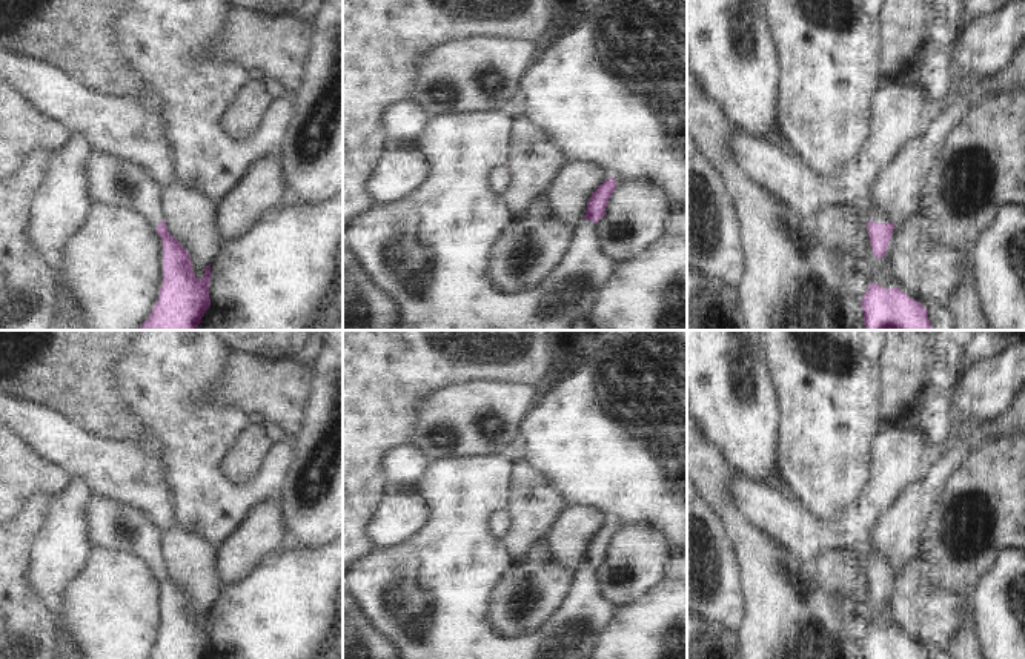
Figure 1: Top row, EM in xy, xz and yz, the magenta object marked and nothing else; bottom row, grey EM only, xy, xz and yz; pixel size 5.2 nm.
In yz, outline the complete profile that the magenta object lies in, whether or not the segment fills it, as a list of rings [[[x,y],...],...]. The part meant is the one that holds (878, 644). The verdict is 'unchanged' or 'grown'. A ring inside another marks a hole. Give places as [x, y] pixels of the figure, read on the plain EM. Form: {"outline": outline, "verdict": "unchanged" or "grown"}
{"outline": [[[870,628],[861,647],[864,659],[928,659],[927,653],[897,631]]], "verdict": "unchanged"}

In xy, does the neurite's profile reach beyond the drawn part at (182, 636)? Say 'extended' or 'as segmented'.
extended

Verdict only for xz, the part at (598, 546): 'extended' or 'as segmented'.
as segmented

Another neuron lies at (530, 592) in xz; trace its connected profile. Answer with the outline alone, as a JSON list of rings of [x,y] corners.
[[[539,539],[498,584],[490,621],[509,637],[532,634],[555,614],[573,581],[575,568],[556,564],[546,539]]]

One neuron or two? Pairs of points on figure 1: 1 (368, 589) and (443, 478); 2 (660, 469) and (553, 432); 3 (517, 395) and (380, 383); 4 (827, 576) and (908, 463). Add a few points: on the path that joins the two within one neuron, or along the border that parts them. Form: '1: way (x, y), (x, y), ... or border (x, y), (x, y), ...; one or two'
1: way (398, 562), (406, 562), (443, 526), (443, 509); one
2: way (633, 470), (592, 470), (580, 458); one
3: border (477, 380), (435, 390), (423, 403), (418, 417); two
4: border (858, 547), (825, 547), (813, 556); two

